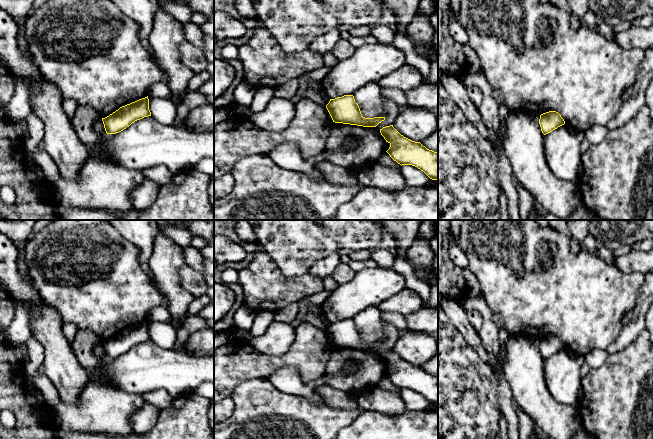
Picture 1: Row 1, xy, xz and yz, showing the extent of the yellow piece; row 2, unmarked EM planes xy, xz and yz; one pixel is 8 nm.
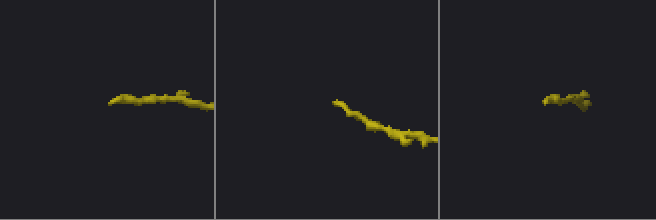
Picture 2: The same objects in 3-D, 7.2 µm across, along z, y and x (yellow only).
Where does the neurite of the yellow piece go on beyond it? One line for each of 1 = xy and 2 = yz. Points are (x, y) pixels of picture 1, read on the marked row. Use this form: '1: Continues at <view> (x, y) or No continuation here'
1: No continuation here
2: No continuation here

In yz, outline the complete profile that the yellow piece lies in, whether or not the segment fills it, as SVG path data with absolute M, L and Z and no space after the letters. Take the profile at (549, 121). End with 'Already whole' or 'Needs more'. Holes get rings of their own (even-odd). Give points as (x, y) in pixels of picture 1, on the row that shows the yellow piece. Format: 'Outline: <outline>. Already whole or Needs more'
Outline: M549 111L540 115L539 124L544 135L565 124L564 119L556 111Z. Already whole

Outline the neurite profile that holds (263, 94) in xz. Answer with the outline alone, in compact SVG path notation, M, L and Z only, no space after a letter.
M261 86L258 87L253 101L249 108L252 112L258 112L265 109L268 102L274 97L275 87L273 86Z

